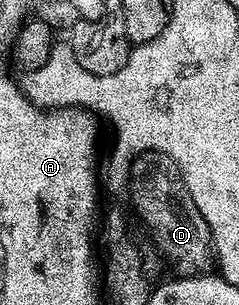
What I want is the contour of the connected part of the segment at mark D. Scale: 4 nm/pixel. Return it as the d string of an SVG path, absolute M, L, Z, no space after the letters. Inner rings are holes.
M141 153L132 159L128 168L127 196L132 196L132 205L140 216L142 224L148 228L156 249L173 265L182 277L198 277L207 274L214 265L212 240L202 215L188 194L186 183L174 163L165 153ZM176 181L176 205L172 203L172 183Z

